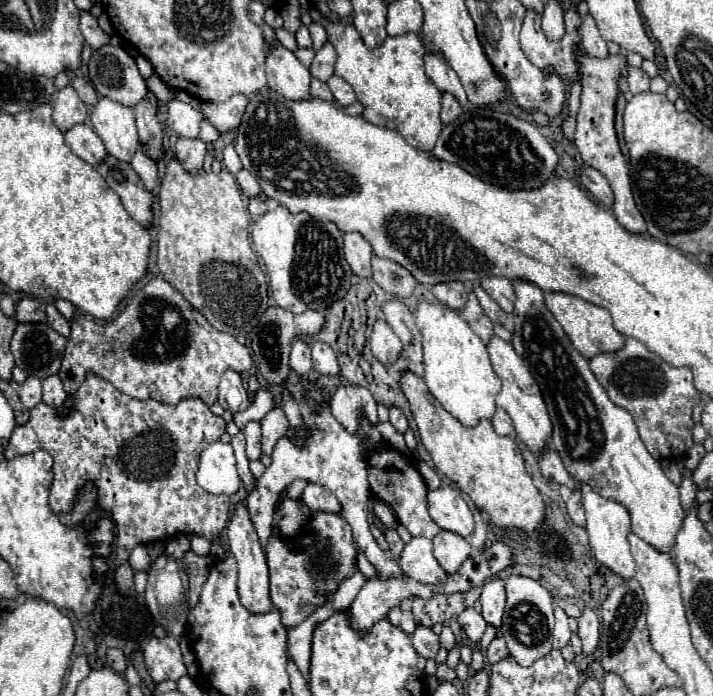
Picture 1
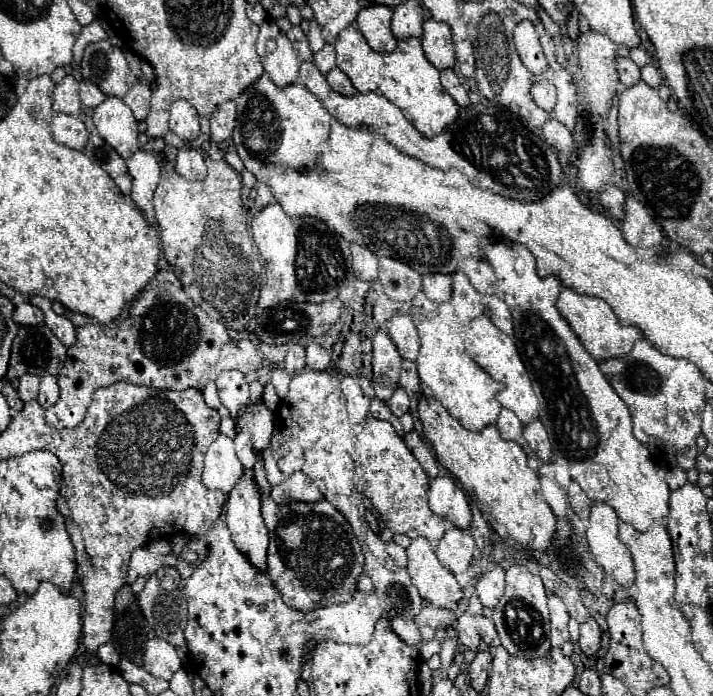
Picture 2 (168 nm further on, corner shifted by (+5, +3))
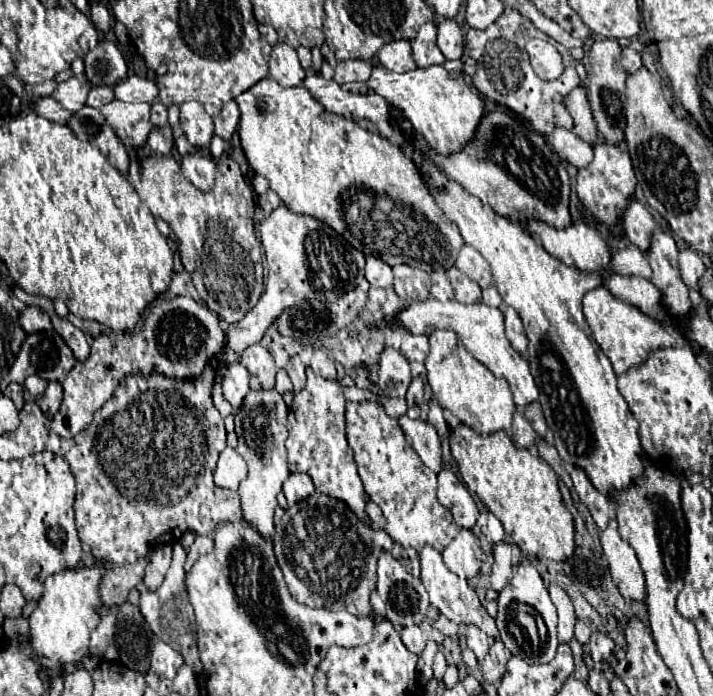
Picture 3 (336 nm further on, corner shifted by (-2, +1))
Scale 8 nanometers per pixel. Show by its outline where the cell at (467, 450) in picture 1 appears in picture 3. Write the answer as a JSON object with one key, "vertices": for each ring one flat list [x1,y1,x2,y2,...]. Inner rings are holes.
{"vertices":[[467,425,451,431,451,455,471,493,503,523,505,533,523,553,551,561,567,561,575,551,575,523,563,505,559,481,549,463,513,445,505,431,479,435]]}

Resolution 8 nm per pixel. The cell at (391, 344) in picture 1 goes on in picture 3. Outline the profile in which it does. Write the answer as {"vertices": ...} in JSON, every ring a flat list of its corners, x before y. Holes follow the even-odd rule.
{"vertices":[[385,347,379,359,379,387,385,397,405,397,407,387,411,383,411,369,409,361,393,349]]}

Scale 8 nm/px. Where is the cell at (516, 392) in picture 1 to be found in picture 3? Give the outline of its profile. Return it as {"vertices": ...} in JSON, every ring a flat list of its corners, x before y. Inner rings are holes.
{"vertices":[[425,299,425,301,407,303,405,309,401,309,395,315,395,321,391,321,389,325,393,325,393,323,401,329,407,329,413,335,429,335,435,329,453,329,457,333,457,337,461,339,461,343,465,345,465,349,477,361,481,361,489,371,493,371,493,375,499,375,499,377,503,375,509,381,519,409,523,409,525,405,529,405,531,401,535,401,539,397,539,391,535,387,527,361,511,347,509,339,505,337,505,321,503,321,501,309,489,307,481,301,463,305,463,303,457,303,455,299,445,301,445,303,441,303,437,299]]}

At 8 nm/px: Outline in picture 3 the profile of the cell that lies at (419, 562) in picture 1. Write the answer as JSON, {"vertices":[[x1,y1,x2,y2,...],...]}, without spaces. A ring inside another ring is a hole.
{"vertices":[[427,545,423,551,421,551,421,583,425,585,427,593,429,593,429,601,433,607,437,607,447,619,451,619,453,623,463,623,463,625,475,625,483,631,487,631,487,621,491,621,491,617,487,615,487,611,483,609,477,593,469,587,469,583,465,579,459,579,455,573,451,573,443,559,441,559,441,553,435,551,431,545]]}

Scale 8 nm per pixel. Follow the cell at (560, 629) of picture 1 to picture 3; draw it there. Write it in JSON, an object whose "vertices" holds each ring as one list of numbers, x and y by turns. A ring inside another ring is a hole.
{"vertices":[[549,583,549,595,553,605,557,607,557,615,559,615,559,625,557,625,557,637,559,641,569,643,573,639,573,627,575,627,575,611,573,611,573,603,569,599,569,595,555,583]]}

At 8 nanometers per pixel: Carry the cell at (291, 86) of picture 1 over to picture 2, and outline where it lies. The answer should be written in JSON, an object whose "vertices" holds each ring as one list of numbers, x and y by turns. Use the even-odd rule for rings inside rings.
{"vertices":[[284,33,276,37,276,51,262,57,262,65,266,69,266,77,270,77,280,89,296,83,300,73,300,57,294,53,290,41]]}

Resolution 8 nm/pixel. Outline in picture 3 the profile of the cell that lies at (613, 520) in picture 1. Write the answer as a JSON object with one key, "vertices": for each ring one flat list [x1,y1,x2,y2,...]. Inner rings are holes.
{"vertices":[[615,519,609,521,609,527,601,533,601,545,609,561,613,583,617,585,621,595,625,599,645,601,647,591,645,591,645,577,643,577,641,565,631,545,619,537]]}

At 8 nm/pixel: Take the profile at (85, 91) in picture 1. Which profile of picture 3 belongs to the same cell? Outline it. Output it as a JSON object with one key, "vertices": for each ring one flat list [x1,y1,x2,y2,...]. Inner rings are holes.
{"vertices":[[93,87,89,91,89,97,87,97,87,105,89,107,103,107,107,105,109,101,113,101,113,89,111,87]]}

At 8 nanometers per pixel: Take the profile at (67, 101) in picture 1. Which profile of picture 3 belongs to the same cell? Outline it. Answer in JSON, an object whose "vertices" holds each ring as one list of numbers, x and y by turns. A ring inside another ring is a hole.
{"vertices":[[71,77,63,83,57,85,57,89,53,91,53,97,69,111,77,111,85,105,87,93,91,89,91,83,81,79,81,77]]}

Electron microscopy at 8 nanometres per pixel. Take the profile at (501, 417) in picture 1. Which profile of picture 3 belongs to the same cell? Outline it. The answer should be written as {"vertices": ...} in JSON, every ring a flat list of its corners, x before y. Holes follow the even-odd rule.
{"vertices":[[517,411,513,415,513,427,511,427,511,437,513,437,513,443,517,447,523,447,523,449,529,449,535,445,537,441,537,433,533,431,531,423,523,417,521,411]]}

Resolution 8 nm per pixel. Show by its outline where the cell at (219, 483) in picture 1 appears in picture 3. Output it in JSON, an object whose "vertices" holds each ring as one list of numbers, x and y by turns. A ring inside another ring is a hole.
{"vertices":[[231,447,223,449,223,453,219,455,219,461,217,461,217,467,215,467,215,485,237,491,239,483,245,477,247,477,247,465,245,465,243,457]]}

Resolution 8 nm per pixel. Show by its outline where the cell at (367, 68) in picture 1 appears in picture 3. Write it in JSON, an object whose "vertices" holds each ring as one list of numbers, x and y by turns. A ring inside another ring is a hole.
{"vertices":[[377,65,367,85,389,105,397,107,411,121,413,129,429,143,429,147,443,157,459,153,473,139,485,115,481,97,465,81,451,79,441,65,415,69,401,75,385,69,383,65]]}

